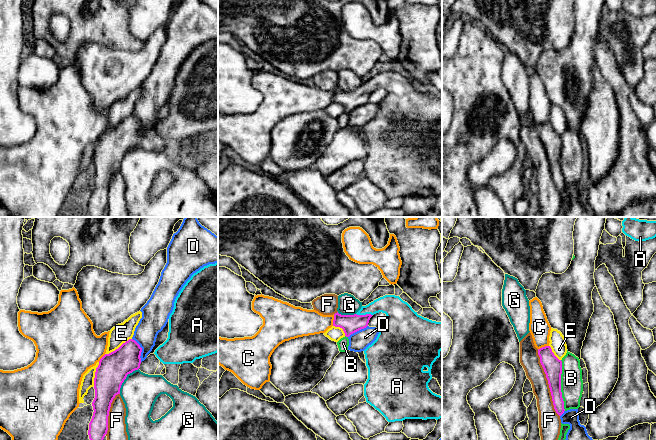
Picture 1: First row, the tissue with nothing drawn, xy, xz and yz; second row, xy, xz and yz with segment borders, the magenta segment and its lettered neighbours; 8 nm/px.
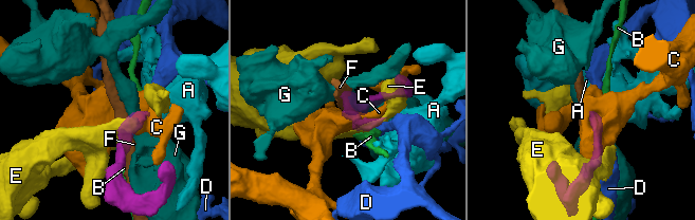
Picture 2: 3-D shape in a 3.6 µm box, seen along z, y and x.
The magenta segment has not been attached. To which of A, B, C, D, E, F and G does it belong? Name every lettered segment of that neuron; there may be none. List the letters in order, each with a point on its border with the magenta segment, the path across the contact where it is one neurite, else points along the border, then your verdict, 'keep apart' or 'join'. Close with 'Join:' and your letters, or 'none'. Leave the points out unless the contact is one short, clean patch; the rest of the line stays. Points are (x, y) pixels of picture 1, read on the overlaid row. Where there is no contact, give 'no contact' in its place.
A: xz (364, 315) | across xz (350, 324), (357, 322), (364, 315), (374, 307), (394, 307) | join
B: yz (560, 385) | keep apart
C: xz (333, 320) | along xz (334, 314), (332, 325) | keep apart
D: xy (141, 350) | keep apart
E: xy (119, 347) | keep apart
F: yz (548, 383) | keep apart
G: xy (125, 378) | keep apart
Join: A

